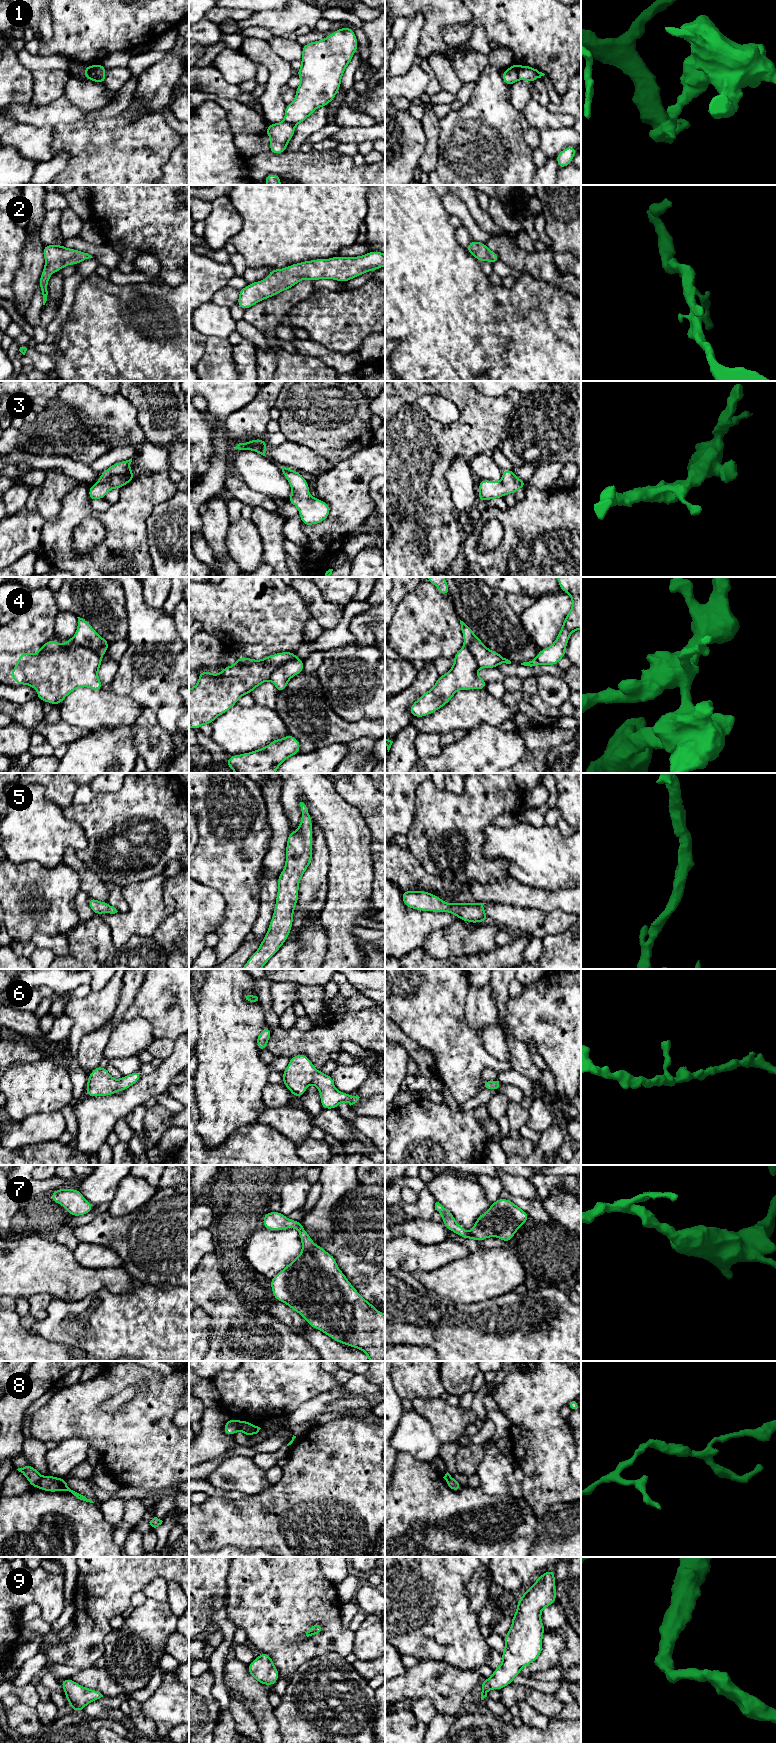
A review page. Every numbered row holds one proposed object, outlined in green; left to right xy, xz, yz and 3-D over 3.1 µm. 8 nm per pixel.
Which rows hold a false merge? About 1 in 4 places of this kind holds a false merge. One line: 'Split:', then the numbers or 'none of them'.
Split: 1, 4, 8

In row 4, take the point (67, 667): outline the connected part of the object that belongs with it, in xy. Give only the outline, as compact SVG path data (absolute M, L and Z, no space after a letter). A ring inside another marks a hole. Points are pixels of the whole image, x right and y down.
M68 639L63 645L57 643L55 640L49 640L47 643L41 645L37 654L23 651L19 656L17 664L14 666L10 677L16 681L15 685L26 684L36 689L37 697L41 701L59 705L67 695L77 688L88 687L94 691L101 690L103 684L98 678L98 670L101 663L101 658L99 658L92 649L81 646L75 643L72 639Z

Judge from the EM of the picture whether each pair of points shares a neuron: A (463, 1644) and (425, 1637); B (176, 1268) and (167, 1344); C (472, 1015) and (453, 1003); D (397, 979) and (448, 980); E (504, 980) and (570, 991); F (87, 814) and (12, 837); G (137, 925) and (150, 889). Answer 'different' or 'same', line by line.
A: same
B: different
C: different
D: same
E: different
F: different
G: same

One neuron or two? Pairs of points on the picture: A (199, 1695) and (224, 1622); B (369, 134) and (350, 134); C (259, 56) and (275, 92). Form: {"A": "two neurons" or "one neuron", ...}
{"A": "two neurons", "B": "one neuron", "C": "one neuron"}

